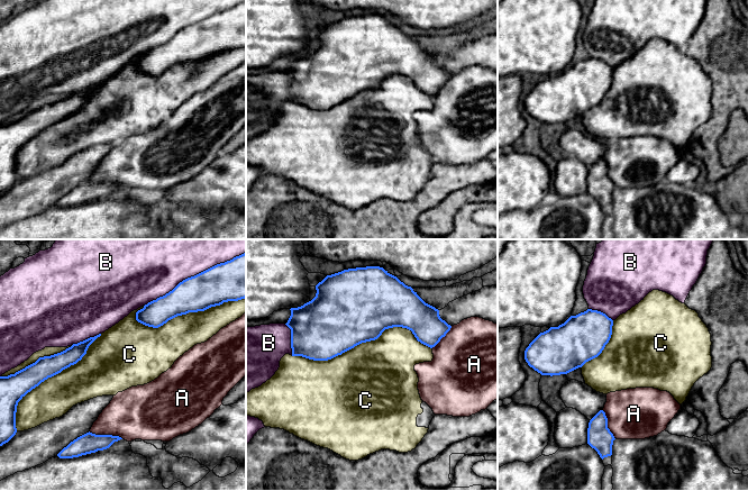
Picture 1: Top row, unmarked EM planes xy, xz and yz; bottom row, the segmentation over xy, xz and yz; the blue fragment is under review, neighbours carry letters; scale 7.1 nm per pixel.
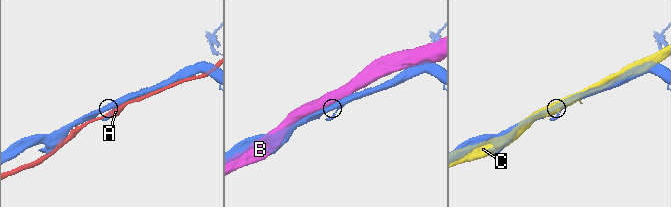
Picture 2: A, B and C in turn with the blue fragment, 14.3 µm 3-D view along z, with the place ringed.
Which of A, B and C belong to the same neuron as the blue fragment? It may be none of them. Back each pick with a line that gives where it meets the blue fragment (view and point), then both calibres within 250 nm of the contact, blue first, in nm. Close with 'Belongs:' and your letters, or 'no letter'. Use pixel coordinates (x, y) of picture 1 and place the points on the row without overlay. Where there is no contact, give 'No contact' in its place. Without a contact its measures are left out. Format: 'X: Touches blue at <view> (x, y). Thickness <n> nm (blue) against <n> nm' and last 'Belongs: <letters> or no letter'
Belongs: no letter

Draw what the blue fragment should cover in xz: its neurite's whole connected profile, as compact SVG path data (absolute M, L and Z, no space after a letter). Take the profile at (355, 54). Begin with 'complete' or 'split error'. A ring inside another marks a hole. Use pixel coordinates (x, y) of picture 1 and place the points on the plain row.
complete; M380 15L348 17L327 24L316 34L316 38L316 45L311 49L290 57L291 64L285 73L291 78L292 104L328 109L362 91L377 88L385 78L393 75L411 79L418 90L432 97L451 76L440 66L438 57L426 52L411 35Z

